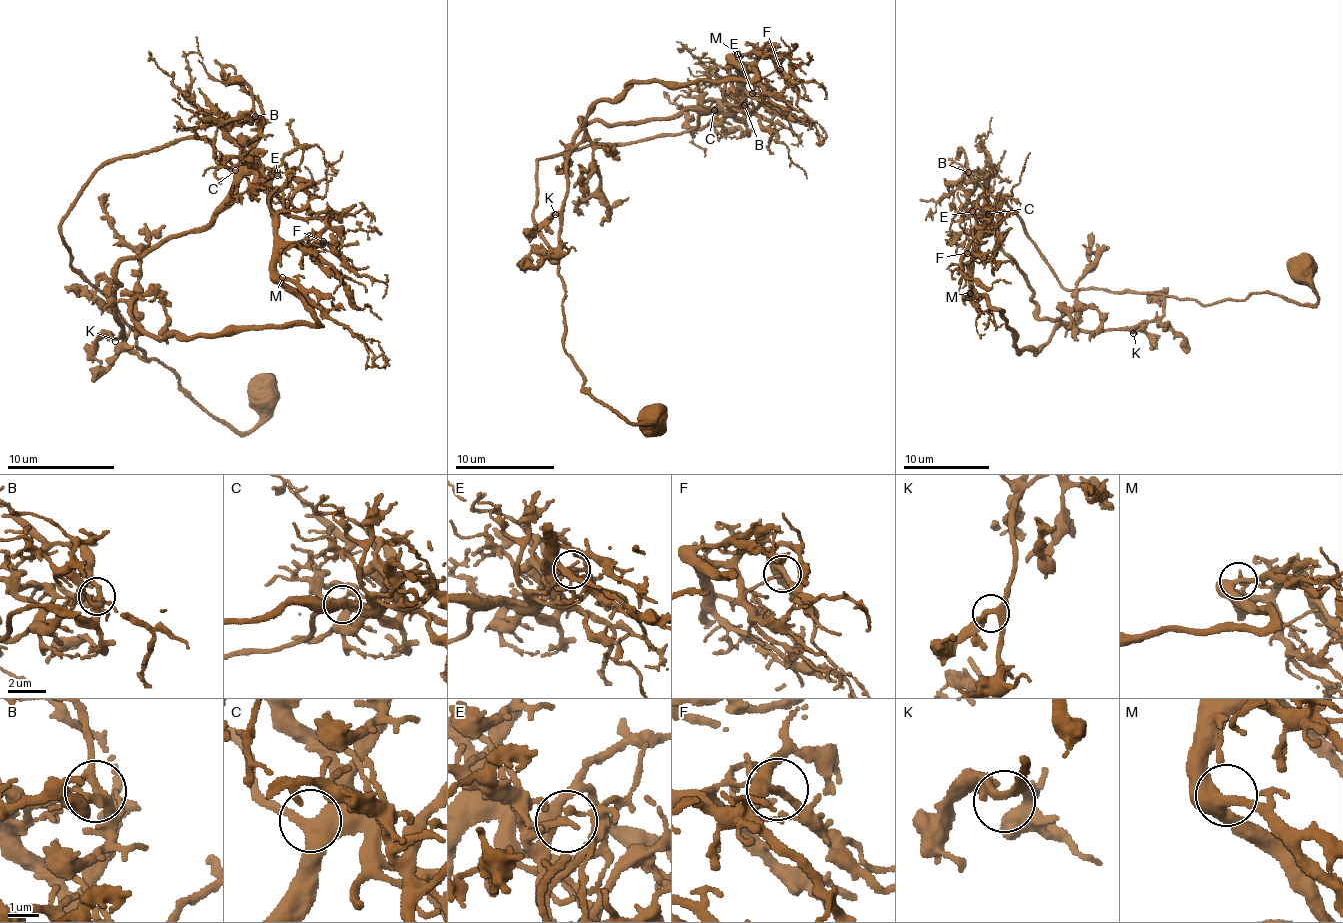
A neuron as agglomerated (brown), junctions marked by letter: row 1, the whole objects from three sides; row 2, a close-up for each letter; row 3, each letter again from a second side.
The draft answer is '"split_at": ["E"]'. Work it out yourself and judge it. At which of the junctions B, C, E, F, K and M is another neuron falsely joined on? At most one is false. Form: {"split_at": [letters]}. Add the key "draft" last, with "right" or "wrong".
{"split_at": ["E"], "draft": "right"}

